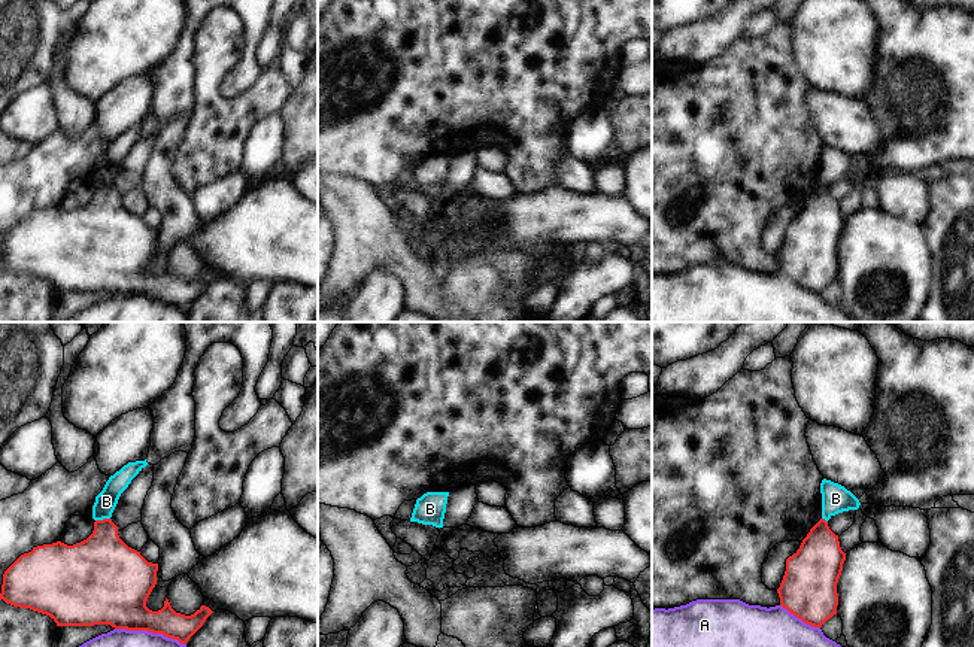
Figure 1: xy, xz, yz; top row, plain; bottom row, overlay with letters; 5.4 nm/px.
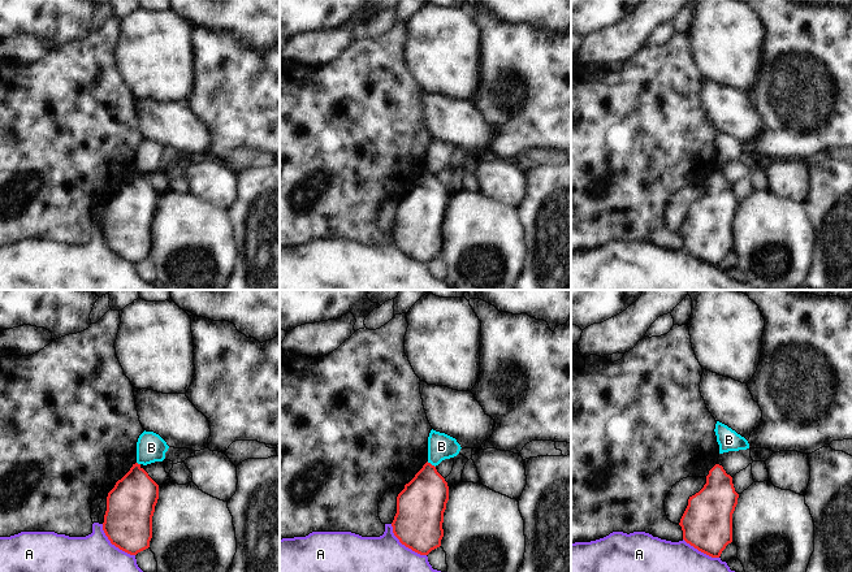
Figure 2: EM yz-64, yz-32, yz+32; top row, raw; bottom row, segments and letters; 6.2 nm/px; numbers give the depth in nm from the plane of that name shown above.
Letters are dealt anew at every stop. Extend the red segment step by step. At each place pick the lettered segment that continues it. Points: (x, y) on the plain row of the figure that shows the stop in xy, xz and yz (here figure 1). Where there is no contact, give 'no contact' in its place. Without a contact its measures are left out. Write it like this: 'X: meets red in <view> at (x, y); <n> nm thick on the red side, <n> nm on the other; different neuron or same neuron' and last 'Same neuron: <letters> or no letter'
A: meets red in yz at (800, 283); 300 nm thick on the red side, 480 nm on the other; different neuron
B: meets red in xy at (103, 185); 340 nm thick on the red side, 120 nm on the other; different neuron
Same neuron: no letter

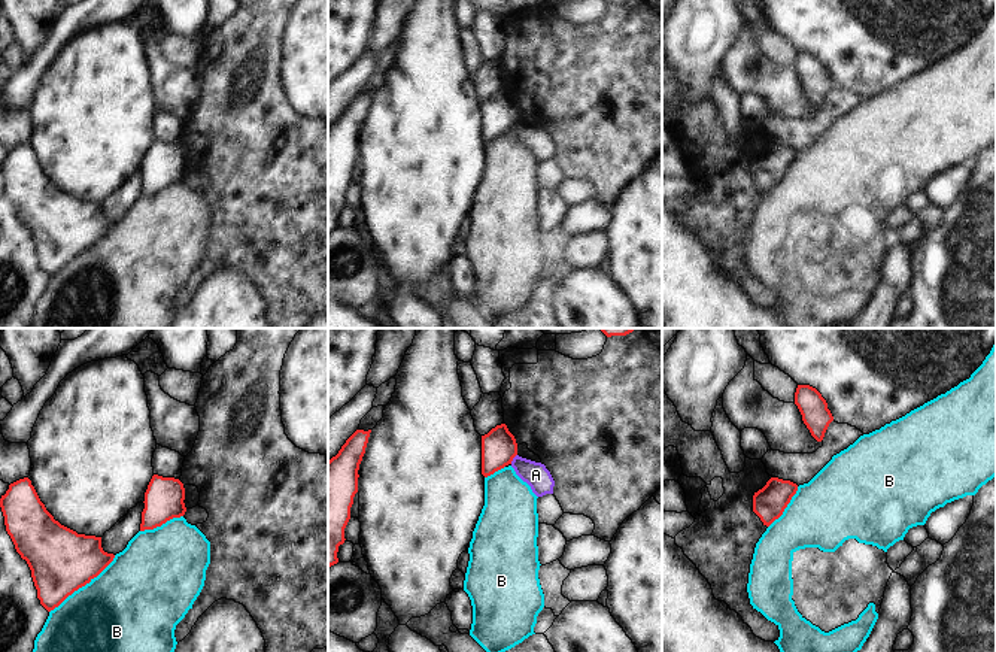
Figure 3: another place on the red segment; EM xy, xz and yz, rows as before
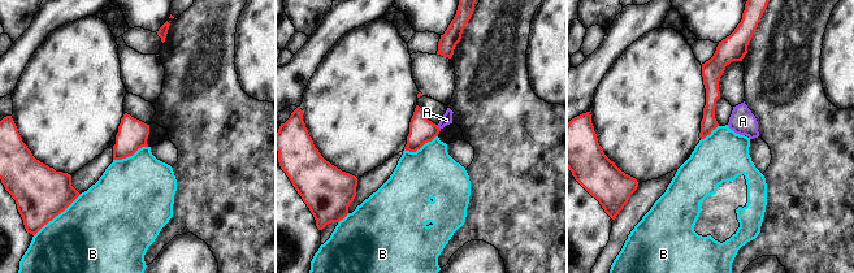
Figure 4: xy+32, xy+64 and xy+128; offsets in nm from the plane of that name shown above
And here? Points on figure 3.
A: meets red in xz at (513, 123); 190 nm thick on the red side, 140 nm on the other; different neuron
B: meets red in xy at (82, 251); 340 nm thick on the red side, 480 nm on the other; different neuron
Same neuron: no letter

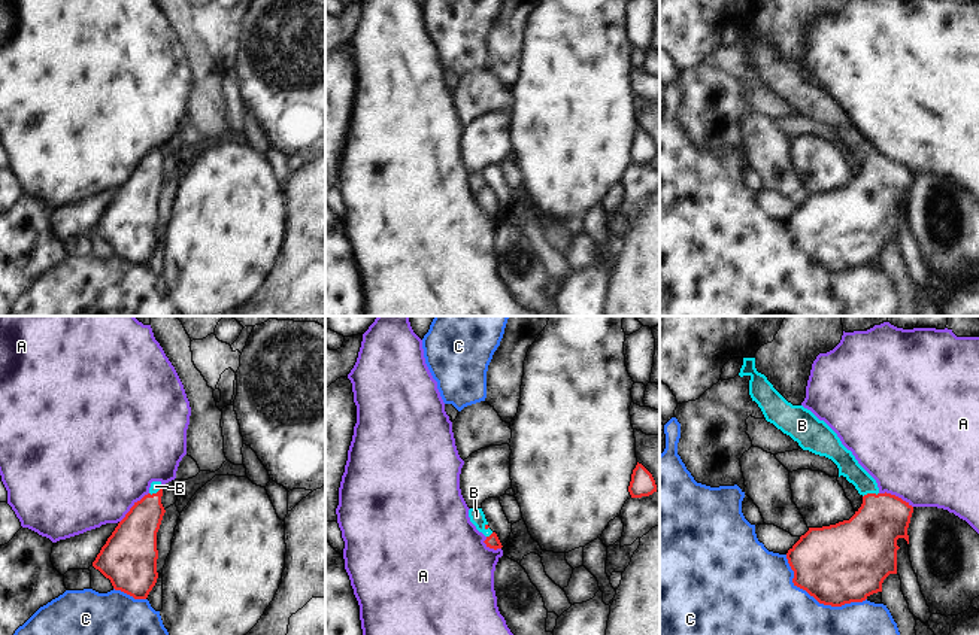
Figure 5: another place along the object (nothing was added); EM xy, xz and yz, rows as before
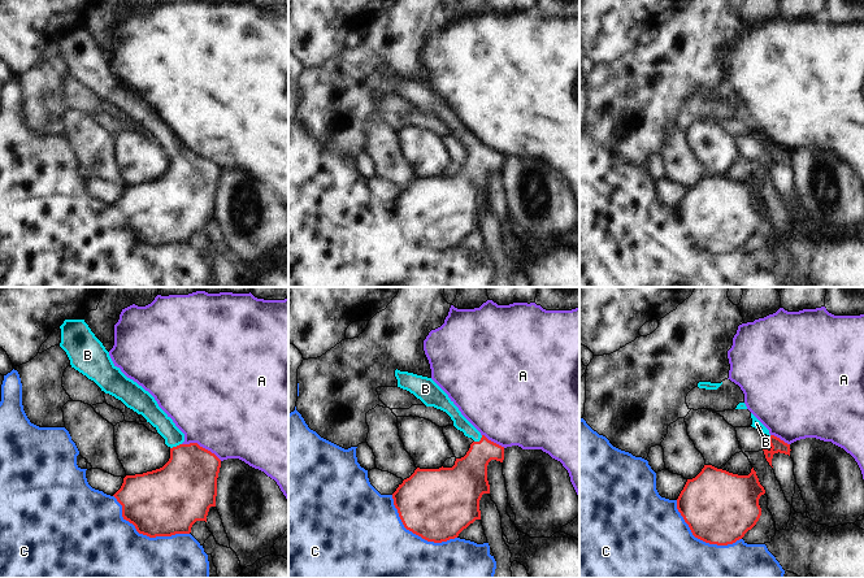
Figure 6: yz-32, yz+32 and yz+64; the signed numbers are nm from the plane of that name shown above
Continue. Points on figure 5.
A: meets red in yz at (894, 161); 280 nm thick on the red side, 500 nm on the other; different neuron
B: meets red in yz at (870, 160); 300 nm thick on the red side, 110 nm on the other; same neuron
C: meets red in yz at (817, 266); 440 nm thick on the red side, 500 nm on the other; different neuron
Same neuron: B

